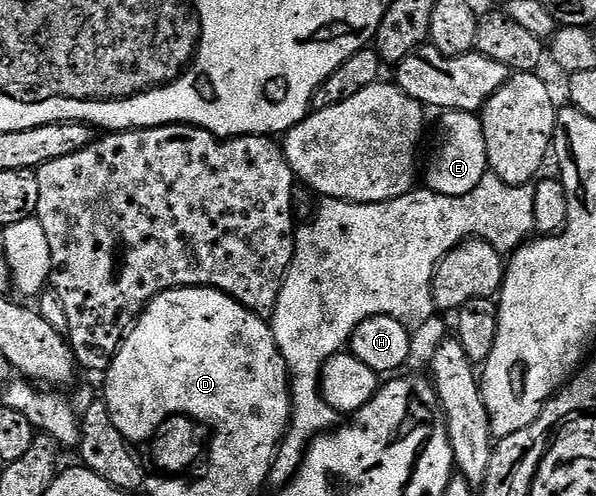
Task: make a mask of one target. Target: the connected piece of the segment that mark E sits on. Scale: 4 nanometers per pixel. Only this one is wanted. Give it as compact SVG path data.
M446 111L441 120L441 145L429 164L429 169L424 169L424 183L433 192L444 196L462 196L471 194L479 182L489 172L489 159L487 158L487 142L483 138L481 118L475 112L450 112Z

